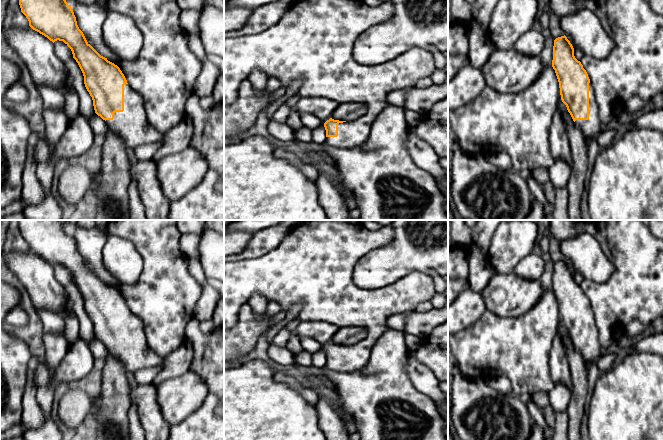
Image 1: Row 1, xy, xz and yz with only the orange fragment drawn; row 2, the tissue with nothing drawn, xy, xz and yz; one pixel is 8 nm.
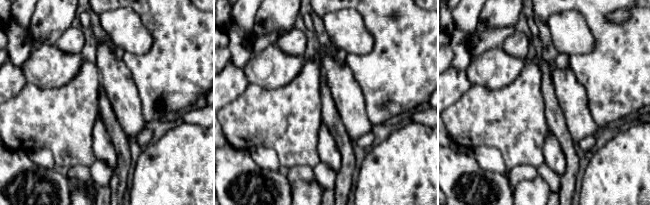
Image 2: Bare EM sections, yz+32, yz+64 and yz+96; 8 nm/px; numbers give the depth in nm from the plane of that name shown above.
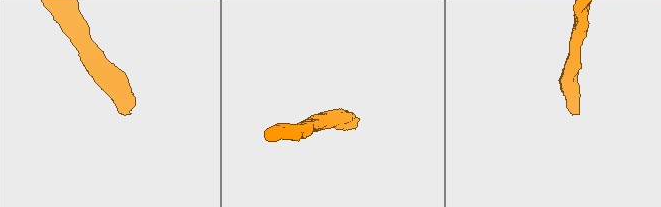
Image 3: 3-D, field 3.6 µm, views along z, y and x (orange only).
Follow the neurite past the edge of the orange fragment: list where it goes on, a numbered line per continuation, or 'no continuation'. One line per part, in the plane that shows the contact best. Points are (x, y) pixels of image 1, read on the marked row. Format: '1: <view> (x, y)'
1: xy (132, 125)

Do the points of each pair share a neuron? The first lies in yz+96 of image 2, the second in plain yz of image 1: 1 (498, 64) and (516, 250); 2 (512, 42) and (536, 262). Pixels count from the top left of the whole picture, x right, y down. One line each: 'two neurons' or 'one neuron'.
1: two neurons
2: one neuron

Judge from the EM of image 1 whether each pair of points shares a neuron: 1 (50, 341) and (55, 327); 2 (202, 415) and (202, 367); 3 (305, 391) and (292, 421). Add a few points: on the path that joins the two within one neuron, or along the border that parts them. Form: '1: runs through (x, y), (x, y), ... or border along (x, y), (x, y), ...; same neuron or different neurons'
1: border along (63, 330), (58, 333), (44, 333); different neurons
2: runs through (213, 403), (213, 379); same neuron
3: border along (282, 383), (292, 387), (314, 406); different neurons

